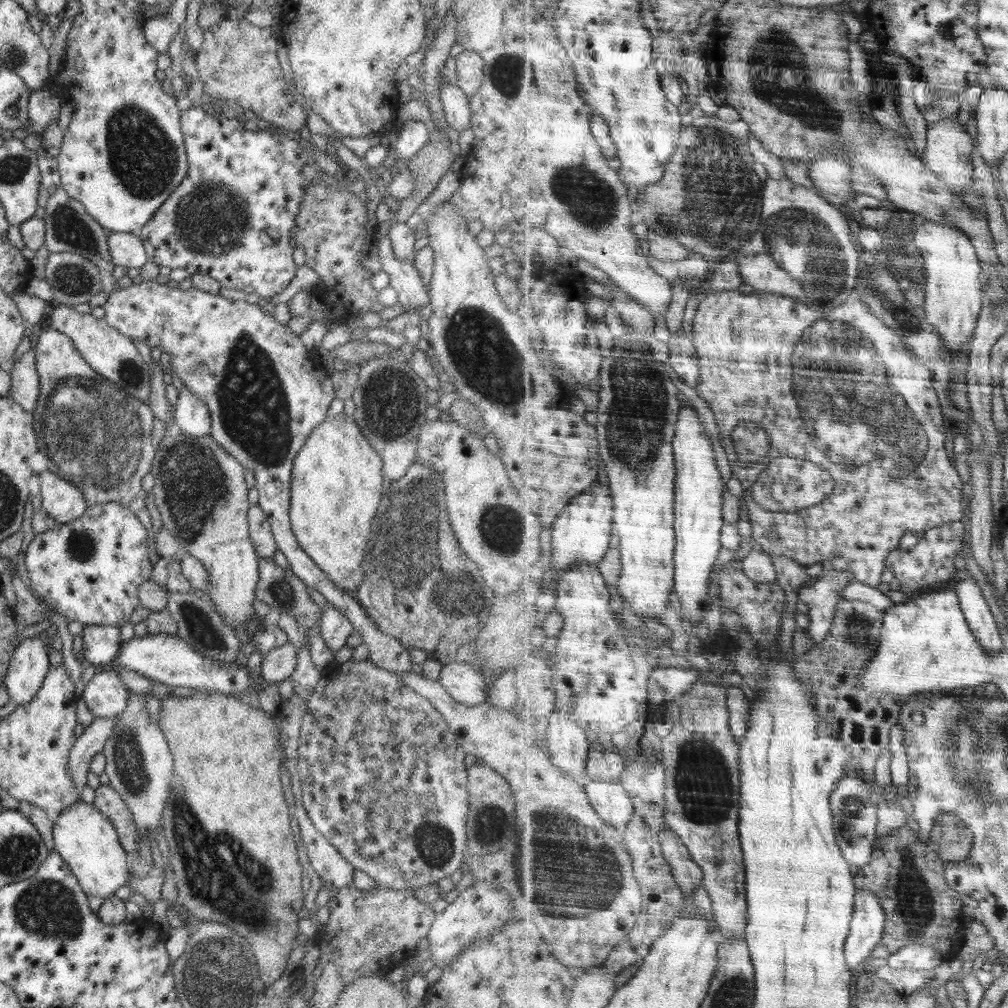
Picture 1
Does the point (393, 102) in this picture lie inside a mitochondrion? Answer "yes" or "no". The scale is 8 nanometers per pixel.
no

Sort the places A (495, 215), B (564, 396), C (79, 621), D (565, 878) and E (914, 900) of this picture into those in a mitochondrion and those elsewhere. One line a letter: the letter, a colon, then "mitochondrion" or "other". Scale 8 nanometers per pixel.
A: other
B: other
C: other
D: mitochondrion
E: mitochondrion

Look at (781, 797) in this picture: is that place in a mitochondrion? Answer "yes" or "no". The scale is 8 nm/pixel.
no

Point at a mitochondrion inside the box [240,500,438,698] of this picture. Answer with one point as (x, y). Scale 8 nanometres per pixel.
(279, 590)

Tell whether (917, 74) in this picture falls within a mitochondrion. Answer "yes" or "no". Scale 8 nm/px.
no

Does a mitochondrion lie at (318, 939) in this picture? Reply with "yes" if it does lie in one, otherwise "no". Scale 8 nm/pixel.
no

